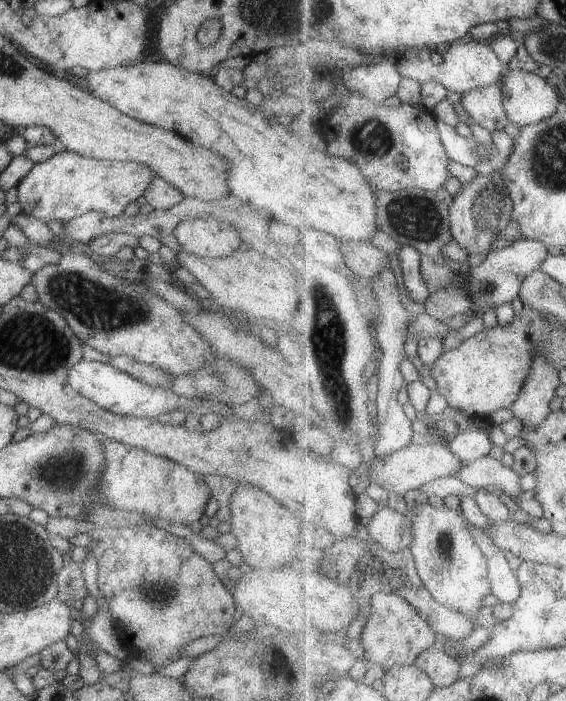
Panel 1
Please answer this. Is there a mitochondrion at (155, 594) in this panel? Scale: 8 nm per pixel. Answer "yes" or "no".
yes

